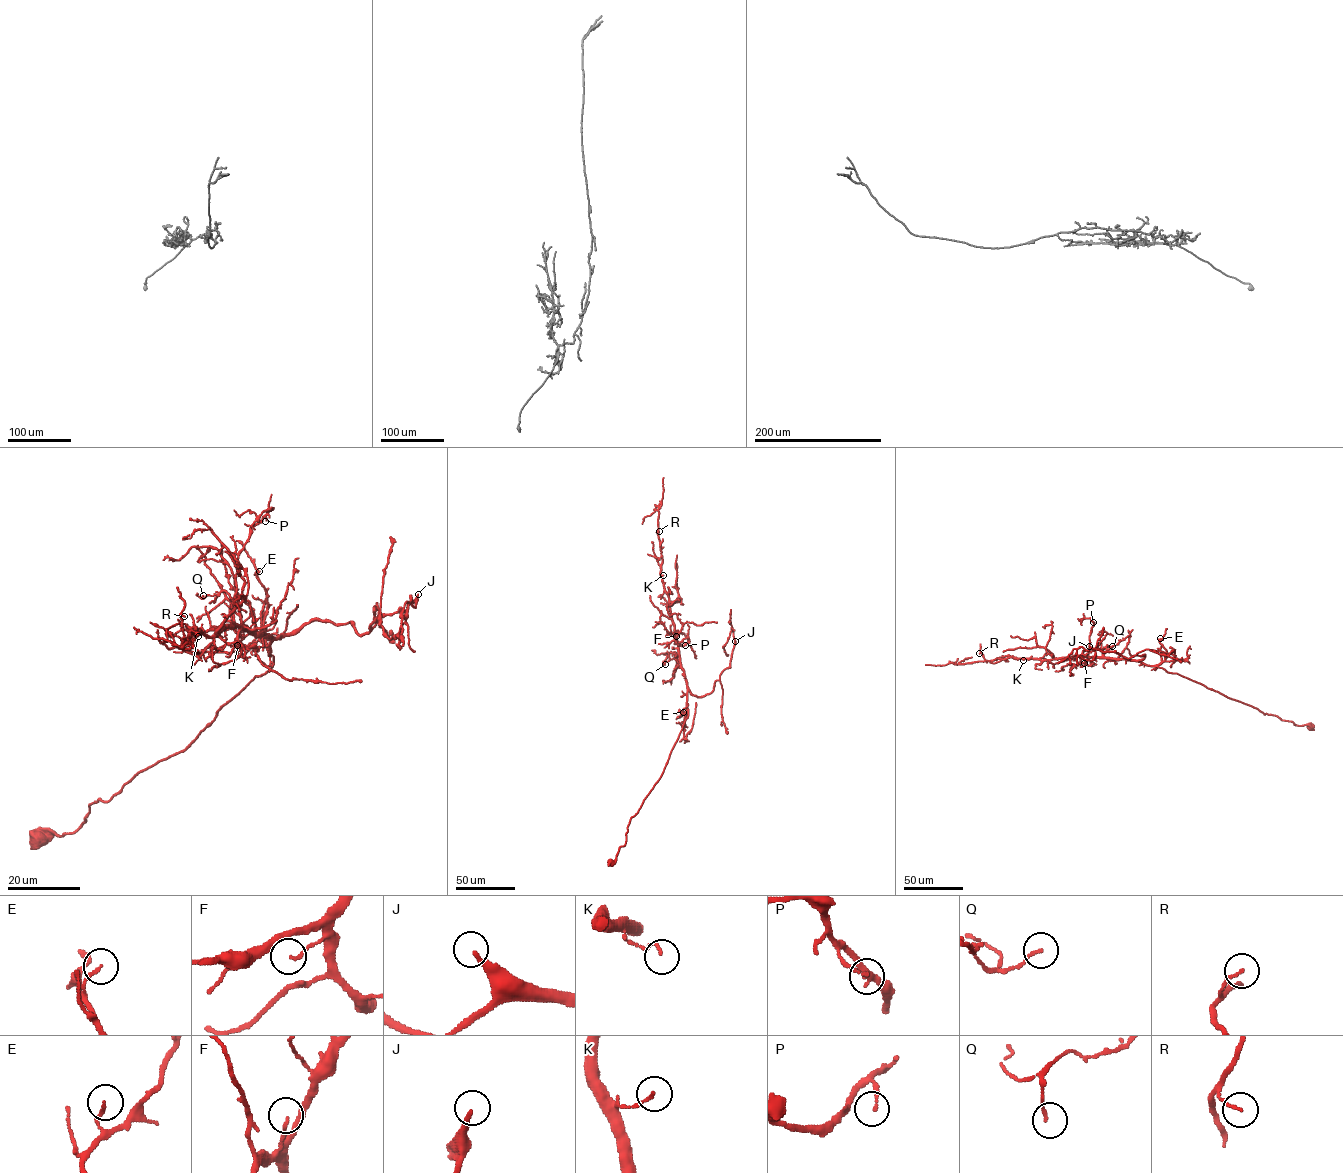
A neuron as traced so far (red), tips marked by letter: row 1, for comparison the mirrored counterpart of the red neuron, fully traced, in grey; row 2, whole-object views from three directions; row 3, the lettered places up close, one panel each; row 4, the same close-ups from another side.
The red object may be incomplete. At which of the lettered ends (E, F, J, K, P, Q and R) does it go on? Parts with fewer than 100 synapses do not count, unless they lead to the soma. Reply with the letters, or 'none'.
J

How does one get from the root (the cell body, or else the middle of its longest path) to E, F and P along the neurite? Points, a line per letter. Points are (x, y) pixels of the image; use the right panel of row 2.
E: (1310, 726), (1294, 725), (1276, 716), (1264, 714), (1155, 666), (1166, 657), (1160, 638)
F: (1310, 726), (1294, 725), (1276, 716), (1264, 714), (1161, 667), (1105, 657), (1090, 657), (1084, 663)
P: (1310, 726), (1294, 725), (1276, 716), (1264, 714), (1161, 667), (1134, 660), (1090, 657), (1087, 655), (1093, 622)

